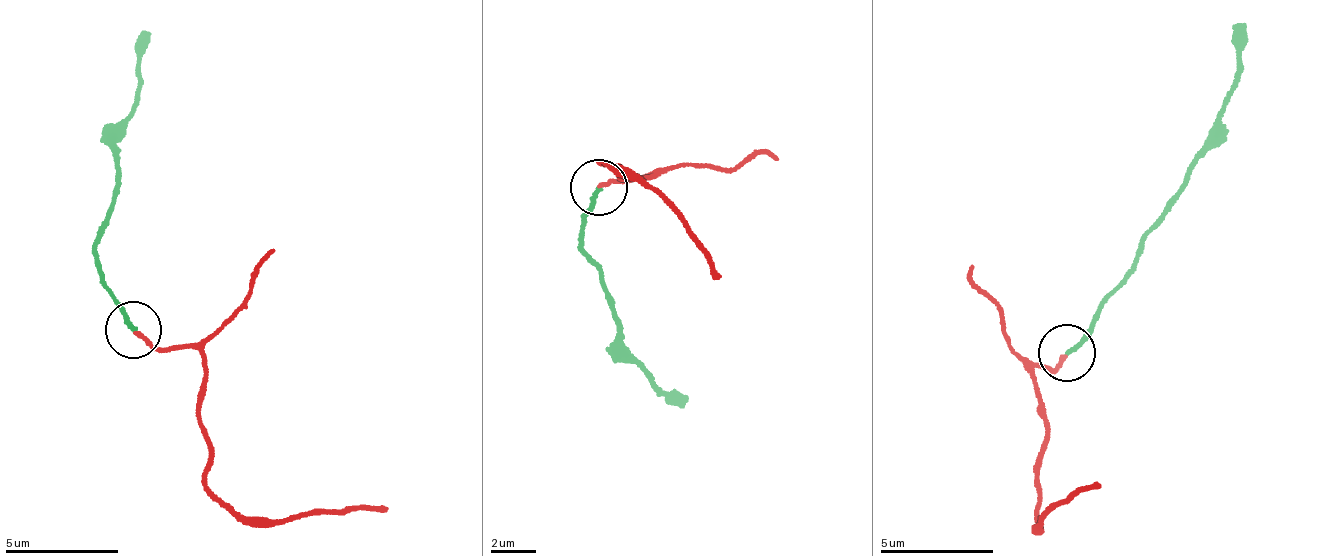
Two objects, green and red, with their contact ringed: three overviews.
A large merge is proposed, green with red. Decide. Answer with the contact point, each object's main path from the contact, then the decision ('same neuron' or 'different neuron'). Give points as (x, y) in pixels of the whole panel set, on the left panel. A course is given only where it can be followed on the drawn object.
at (133, 329); green runs (131, 330), (94, 247), (118, 186), (113, 140), (137, 85), (137, 40), (147, 31); red runs (131, 330), (162, 350), (203, 353), (198, 428), (211, 454), (206, 482), (246, 517), (274, 522), (390, 509); same neuron

